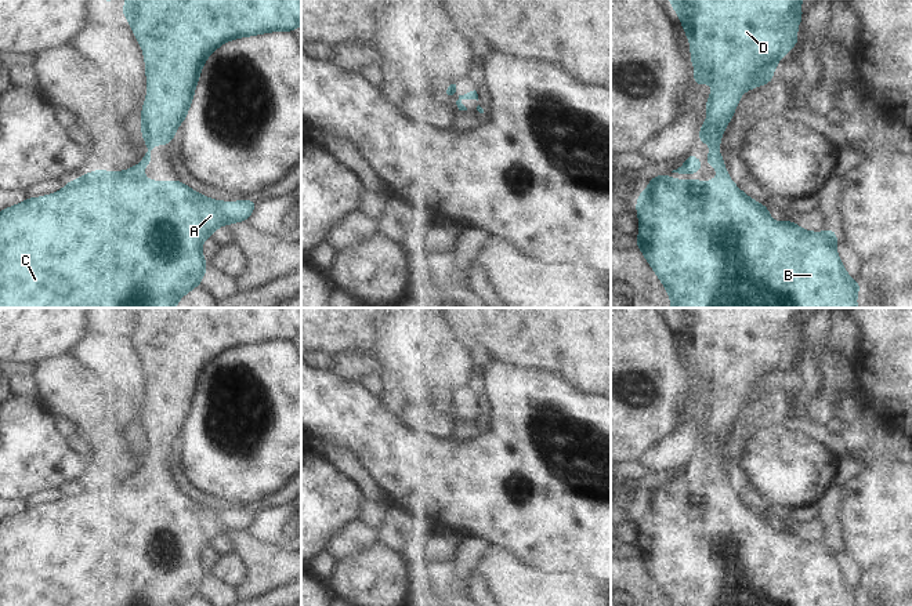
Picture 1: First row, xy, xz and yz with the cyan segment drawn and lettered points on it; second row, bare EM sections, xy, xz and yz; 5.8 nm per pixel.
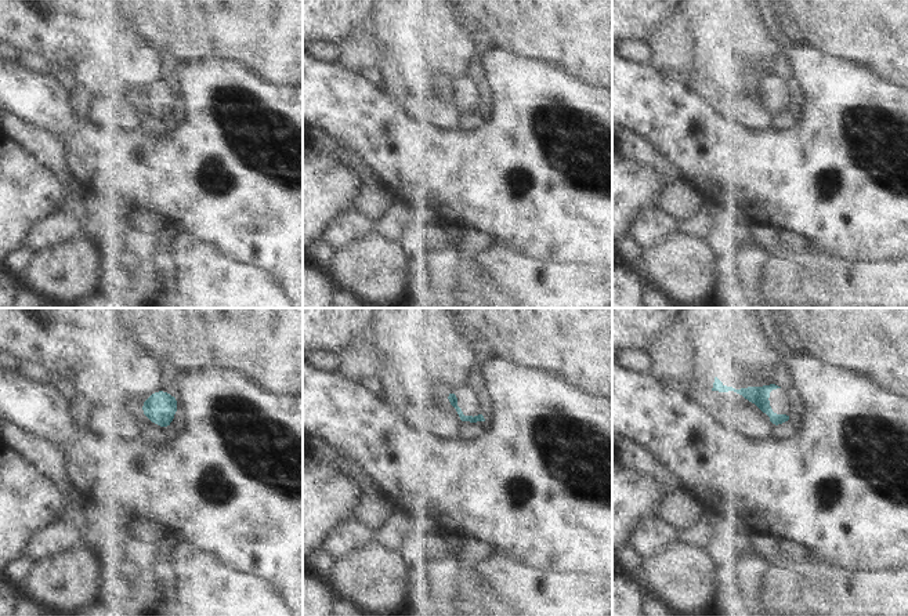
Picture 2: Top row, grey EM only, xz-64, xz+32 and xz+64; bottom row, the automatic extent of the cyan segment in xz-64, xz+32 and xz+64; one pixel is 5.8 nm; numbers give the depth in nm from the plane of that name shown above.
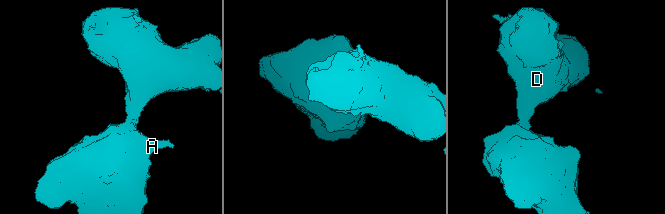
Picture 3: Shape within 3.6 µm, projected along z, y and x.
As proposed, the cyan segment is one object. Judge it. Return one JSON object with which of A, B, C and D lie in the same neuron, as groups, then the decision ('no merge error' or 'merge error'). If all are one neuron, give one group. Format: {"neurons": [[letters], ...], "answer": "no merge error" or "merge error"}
{"neurons": [["A", "B", "C", "D"]], "answer": "no merge error"}

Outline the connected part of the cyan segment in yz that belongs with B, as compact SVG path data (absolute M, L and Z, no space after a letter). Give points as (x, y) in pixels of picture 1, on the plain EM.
M667 308L673 319L680 327L681 335L691 355L690 369L695 378L692 389L694 395L703 395L712 392L712 403L706 409L705 422L707 429L699 436L698 451L712 454L713 458L705 465L709 469L707 476L717 479L714 490L673 490L670 483L652 485L648 496L636 508L636 522L638 526L638 548L633 552L641 559L645 570L651 574L658 588L662 591L669 606L857 606L862 596L844 578L843 571L837 563L836 552L837 543L835 538L813 541L804 540L790 527L786 531L777 531L771 527L768 516L749 507L741 500L730 487L725 471L720 464L721 446L731 431L739 409L745 400L753 399L759 395L770 393L774 388L774 380L778 371L799 352L797 337L803 329L801 312L803 308Z

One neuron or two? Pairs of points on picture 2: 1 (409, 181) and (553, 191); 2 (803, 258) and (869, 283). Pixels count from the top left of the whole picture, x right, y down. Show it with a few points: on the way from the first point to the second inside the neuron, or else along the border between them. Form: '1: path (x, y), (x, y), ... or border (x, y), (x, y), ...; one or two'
1: path (445, 181), (494, 181), (512, 199), (517, 200); one
2: path (820, 265), (836, 272), (849, 285), (853, 285); one

